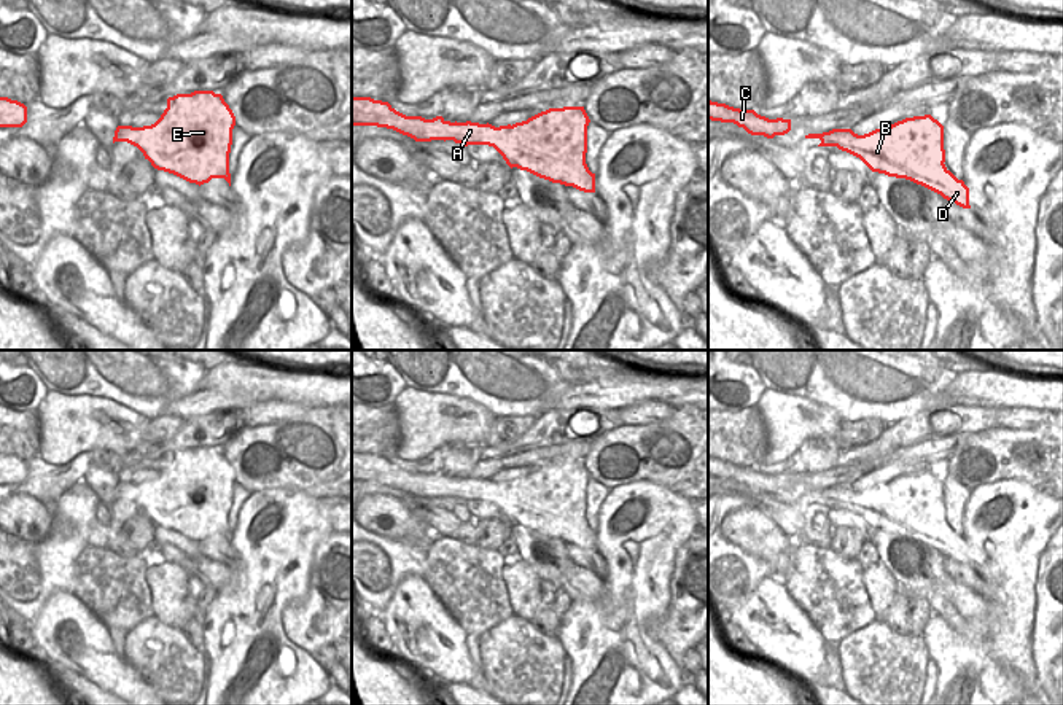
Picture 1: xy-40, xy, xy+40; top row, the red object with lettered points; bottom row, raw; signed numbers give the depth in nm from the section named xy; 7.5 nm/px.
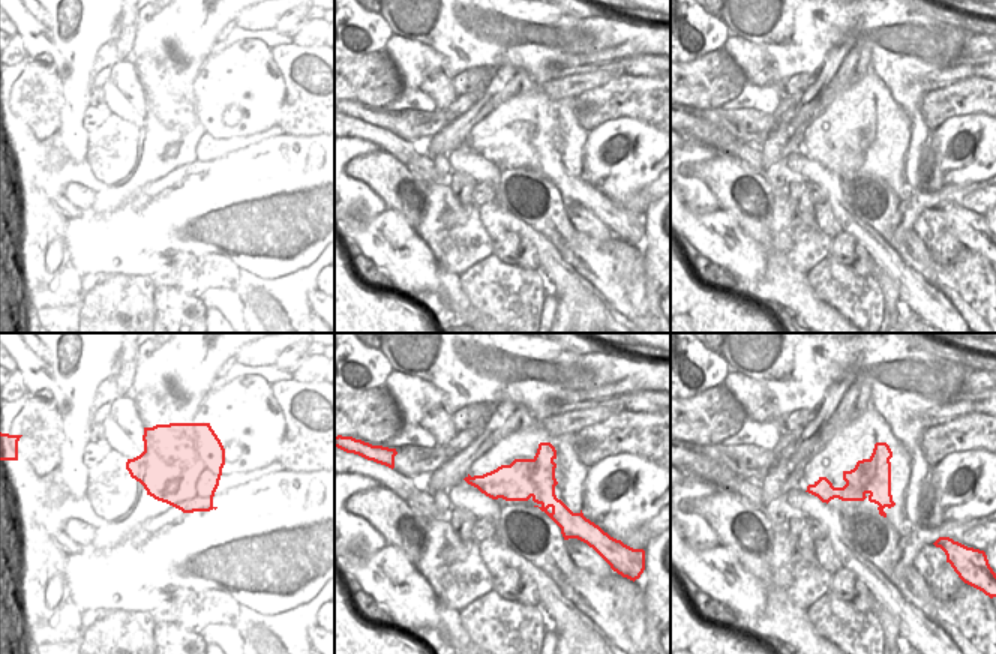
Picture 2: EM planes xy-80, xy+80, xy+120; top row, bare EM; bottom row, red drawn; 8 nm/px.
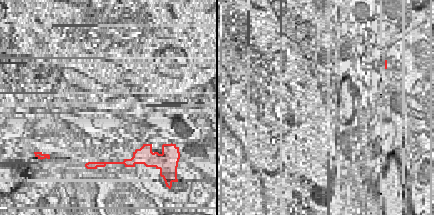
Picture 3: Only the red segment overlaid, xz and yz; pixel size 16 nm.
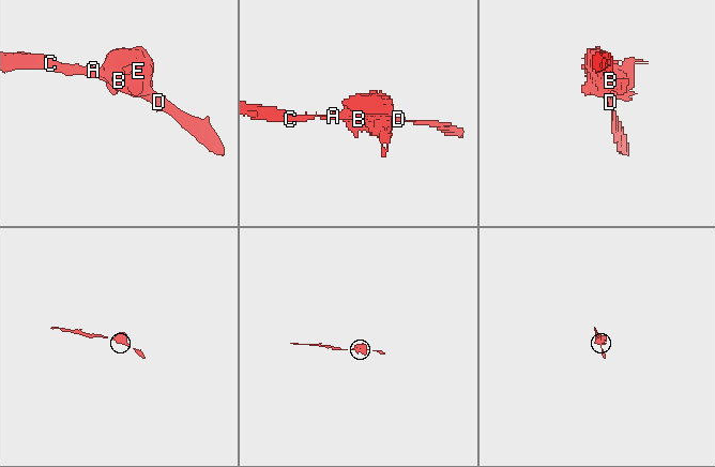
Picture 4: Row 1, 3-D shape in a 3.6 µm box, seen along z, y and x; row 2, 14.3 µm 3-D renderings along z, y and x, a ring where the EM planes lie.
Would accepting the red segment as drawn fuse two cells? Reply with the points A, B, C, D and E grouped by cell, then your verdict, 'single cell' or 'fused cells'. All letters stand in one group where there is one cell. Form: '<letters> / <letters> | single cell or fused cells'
A B C D E | single cell

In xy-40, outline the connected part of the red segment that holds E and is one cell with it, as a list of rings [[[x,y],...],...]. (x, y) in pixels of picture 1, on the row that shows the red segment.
[[[194,91],[167,99],[161,118],[143,127],[118,126],[115,142],[137,146],[158,170],[189,183],[224,178],[231,186],[229,153],[236,116],[221,94]]]

